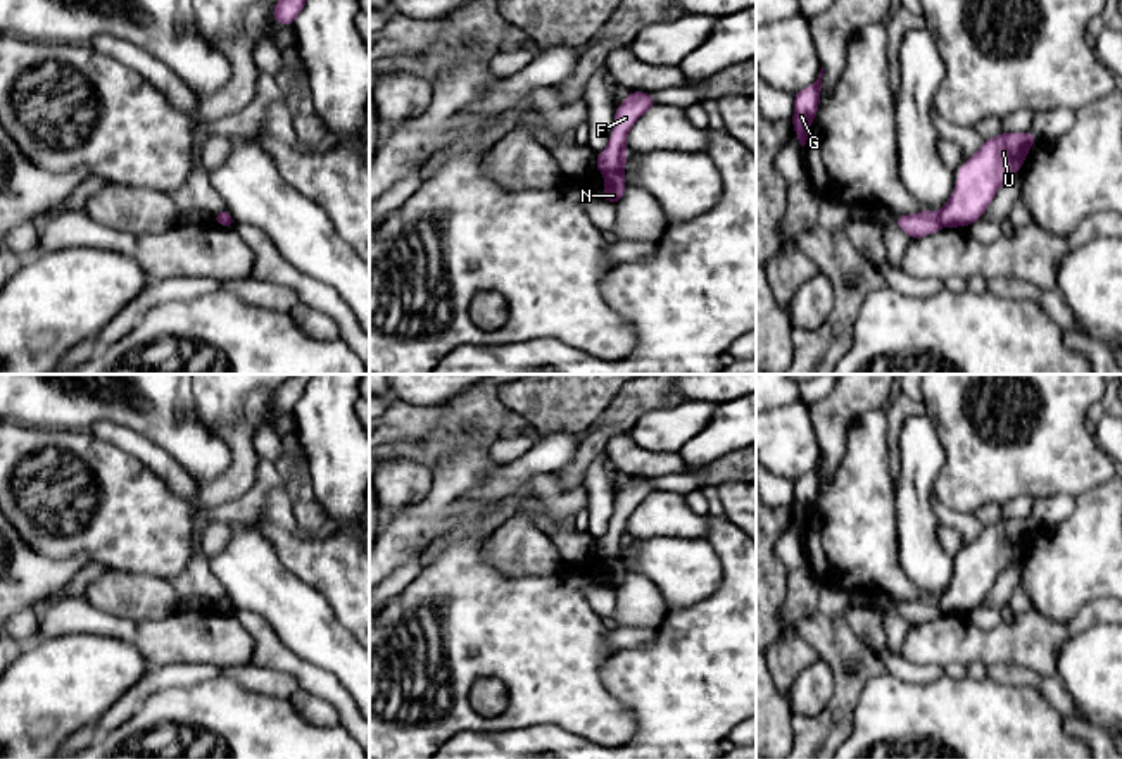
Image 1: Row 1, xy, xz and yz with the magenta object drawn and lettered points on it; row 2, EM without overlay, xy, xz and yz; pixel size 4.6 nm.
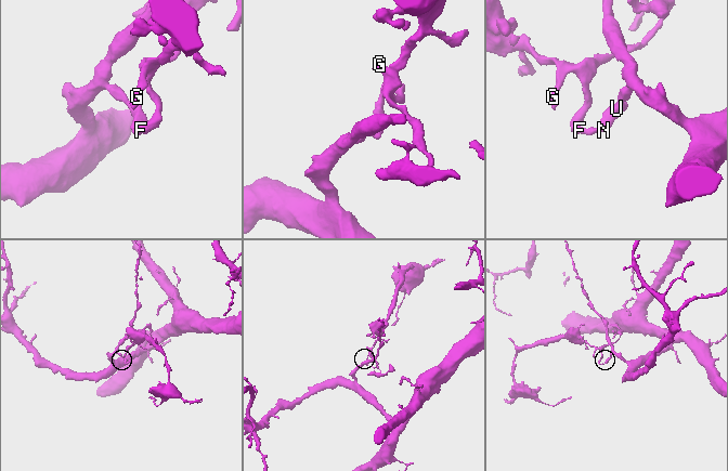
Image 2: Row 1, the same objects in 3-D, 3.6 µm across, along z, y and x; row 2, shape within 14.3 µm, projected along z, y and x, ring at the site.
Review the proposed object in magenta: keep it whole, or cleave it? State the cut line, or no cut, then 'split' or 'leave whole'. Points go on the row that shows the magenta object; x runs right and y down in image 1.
xz (622, 171), (606, 175) | split

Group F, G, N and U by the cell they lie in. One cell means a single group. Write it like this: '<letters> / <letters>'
F G / N U

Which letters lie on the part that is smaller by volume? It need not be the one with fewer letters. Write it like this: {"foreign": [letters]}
{"foreign": ["F", "G"]}

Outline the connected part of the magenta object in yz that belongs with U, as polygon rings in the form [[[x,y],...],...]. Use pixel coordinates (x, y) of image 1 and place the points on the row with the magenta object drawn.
[[[1034,131],[1001,133],[984,140],[974,157],[960,166],[953,195],[939,210],[941,224],[970,228],[982,217],[998,188],[1020,171],[1036,141]]]

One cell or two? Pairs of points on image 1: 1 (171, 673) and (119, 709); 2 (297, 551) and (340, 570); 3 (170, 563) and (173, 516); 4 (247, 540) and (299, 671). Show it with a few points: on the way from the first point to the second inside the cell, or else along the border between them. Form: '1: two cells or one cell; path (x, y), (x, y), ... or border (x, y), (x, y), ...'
1: one cell; path (159, 678), (152, 680), (132, 699)
2: one cell; path (308, 558), (330, 561)
3: one cell; path (170, 551), (170, 528)
4: two cells; border (268, 621), (273, 633), (292, 652), (328, 673)

